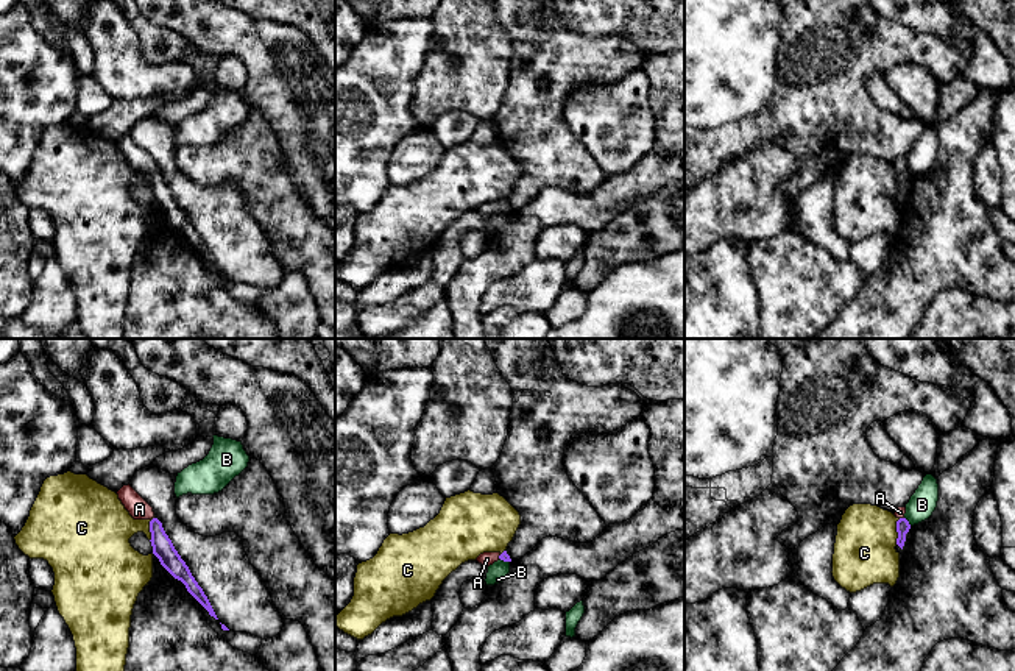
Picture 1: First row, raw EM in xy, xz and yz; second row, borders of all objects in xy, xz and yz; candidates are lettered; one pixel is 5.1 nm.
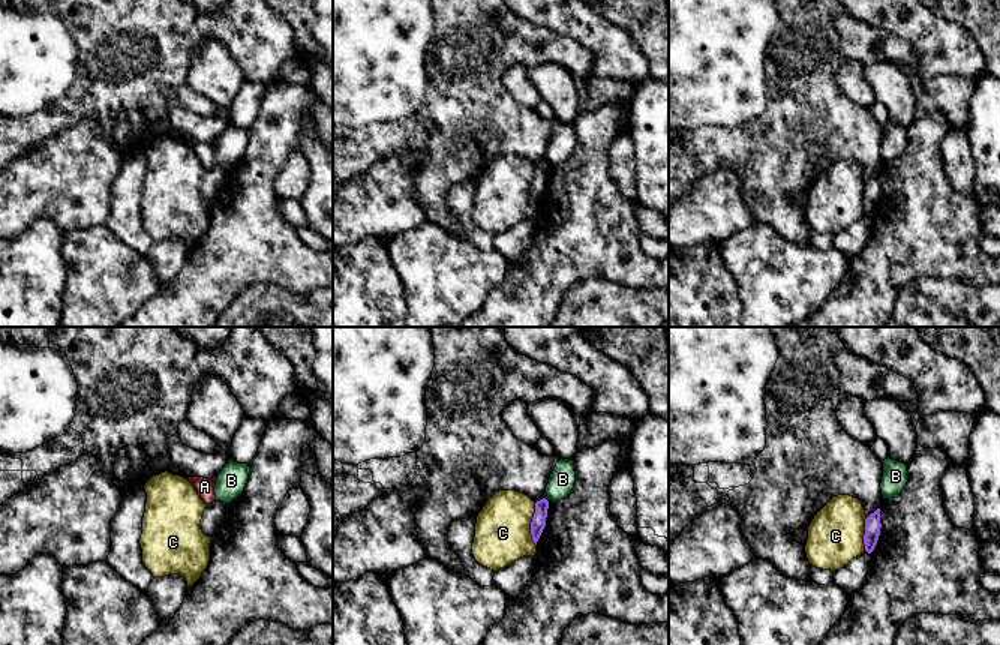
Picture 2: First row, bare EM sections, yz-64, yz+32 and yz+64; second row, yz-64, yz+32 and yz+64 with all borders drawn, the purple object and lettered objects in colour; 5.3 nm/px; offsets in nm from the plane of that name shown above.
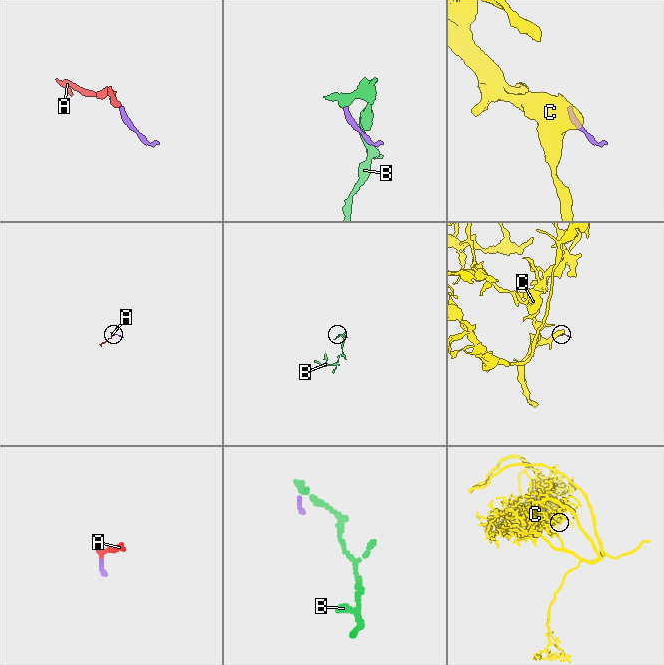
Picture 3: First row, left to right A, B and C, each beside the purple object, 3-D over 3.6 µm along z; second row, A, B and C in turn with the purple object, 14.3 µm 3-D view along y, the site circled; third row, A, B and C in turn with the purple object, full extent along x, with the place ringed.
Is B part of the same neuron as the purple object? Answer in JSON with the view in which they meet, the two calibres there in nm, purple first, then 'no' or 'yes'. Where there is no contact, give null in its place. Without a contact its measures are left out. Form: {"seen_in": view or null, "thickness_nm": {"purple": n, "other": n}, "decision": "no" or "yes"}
{"seen_in": "yz", "thickness_nm": {"purple": 70, "other": 140}, "decision": "no"}

